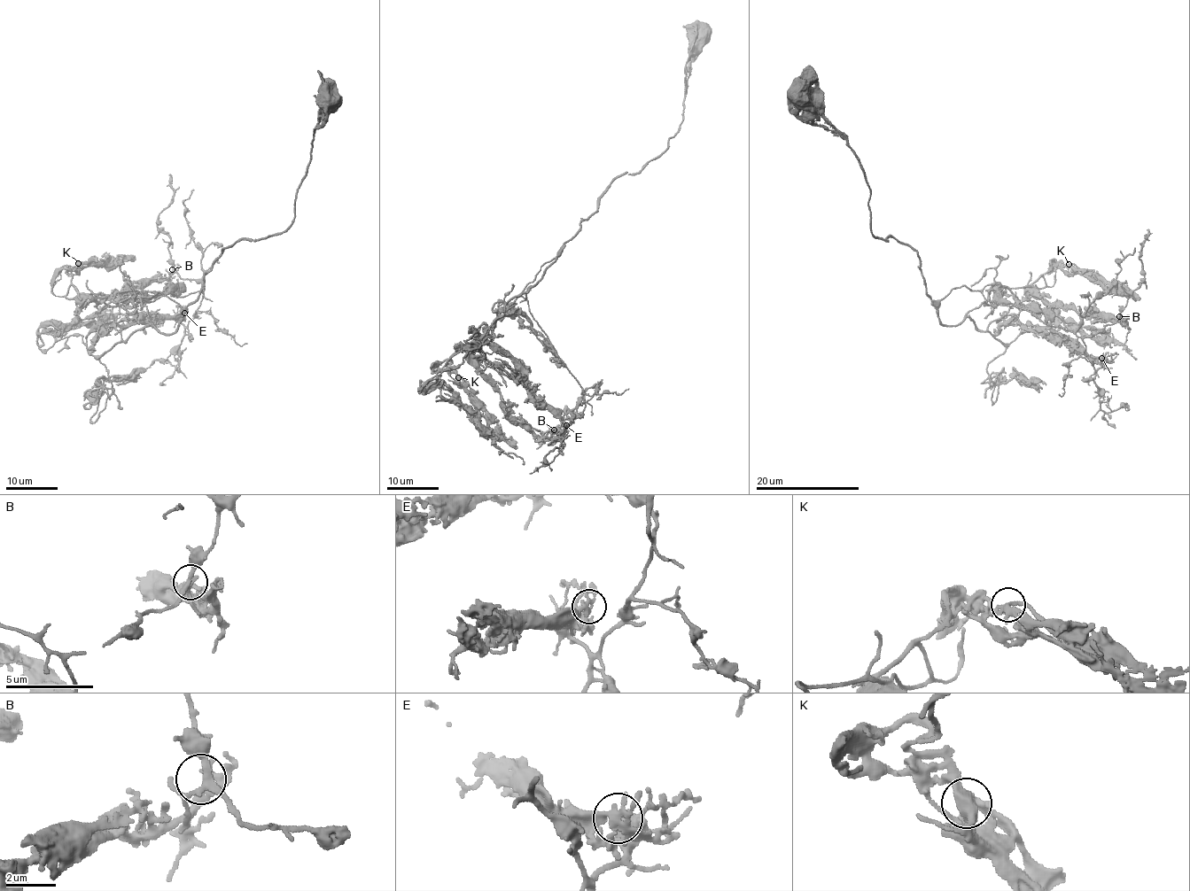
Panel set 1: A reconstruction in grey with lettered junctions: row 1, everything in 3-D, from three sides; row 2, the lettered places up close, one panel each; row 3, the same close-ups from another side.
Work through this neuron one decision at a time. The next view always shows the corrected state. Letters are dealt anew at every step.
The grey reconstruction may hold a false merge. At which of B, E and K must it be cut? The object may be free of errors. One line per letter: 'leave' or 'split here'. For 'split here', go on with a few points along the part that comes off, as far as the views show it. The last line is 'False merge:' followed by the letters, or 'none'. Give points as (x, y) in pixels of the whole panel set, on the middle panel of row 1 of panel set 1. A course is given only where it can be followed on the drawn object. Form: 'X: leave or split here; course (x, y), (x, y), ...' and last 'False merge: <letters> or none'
B: leave
E: leave
K: leave
False merge: none

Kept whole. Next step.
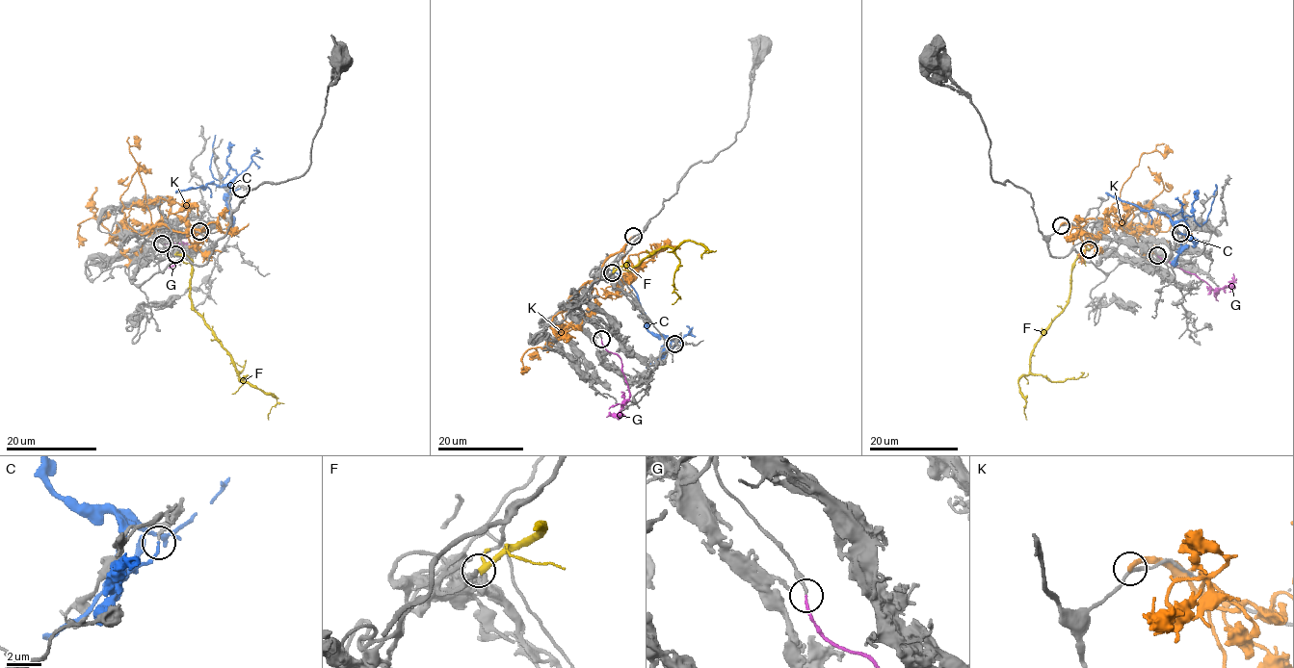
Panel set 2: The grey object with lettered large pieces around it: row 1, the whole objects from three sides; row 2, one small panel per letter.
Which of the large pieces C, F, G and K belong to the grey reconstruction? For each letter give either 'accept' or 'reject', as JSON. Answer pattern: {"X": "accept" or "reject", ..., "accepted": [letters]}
{"C": "reject", "F": "reject", "G": "accept", "K": "reject", "accepted": ["G"]}

